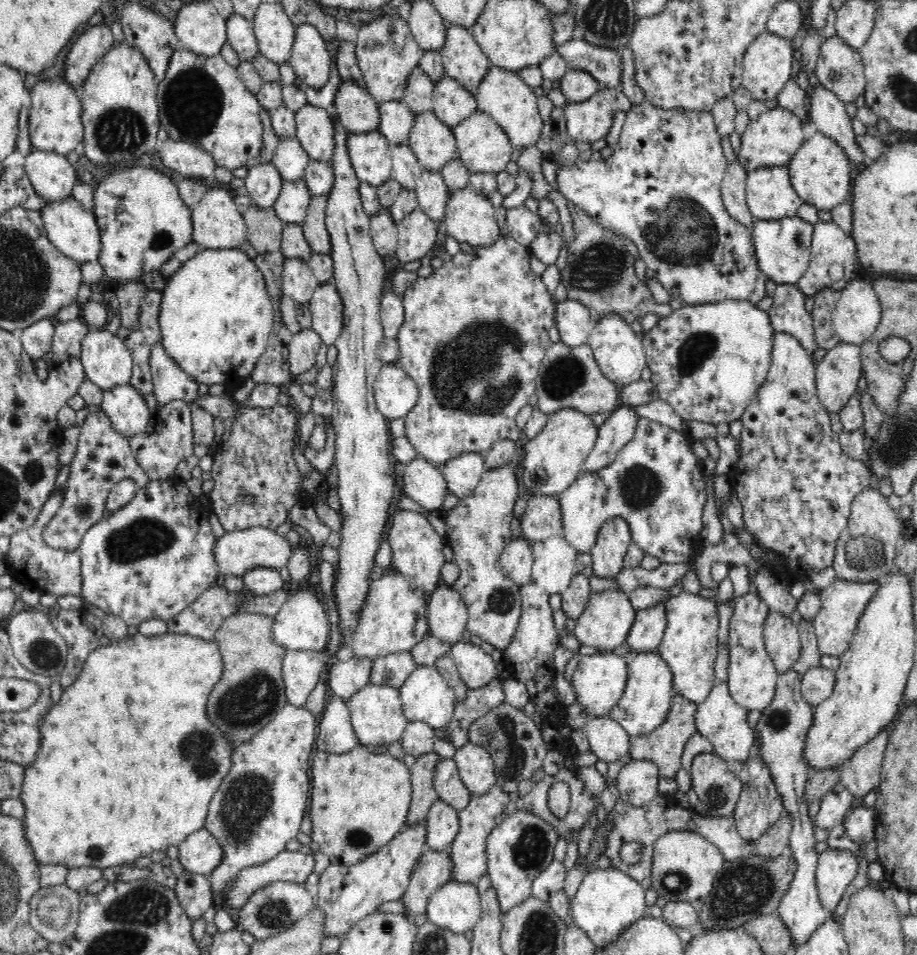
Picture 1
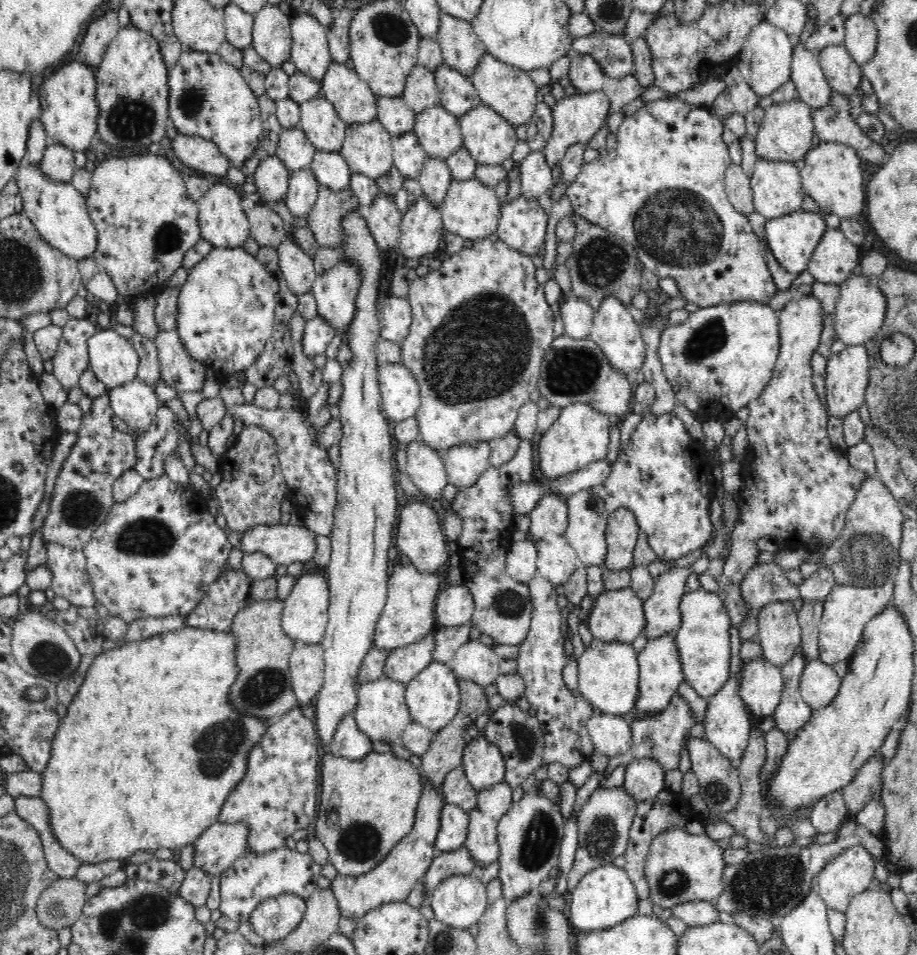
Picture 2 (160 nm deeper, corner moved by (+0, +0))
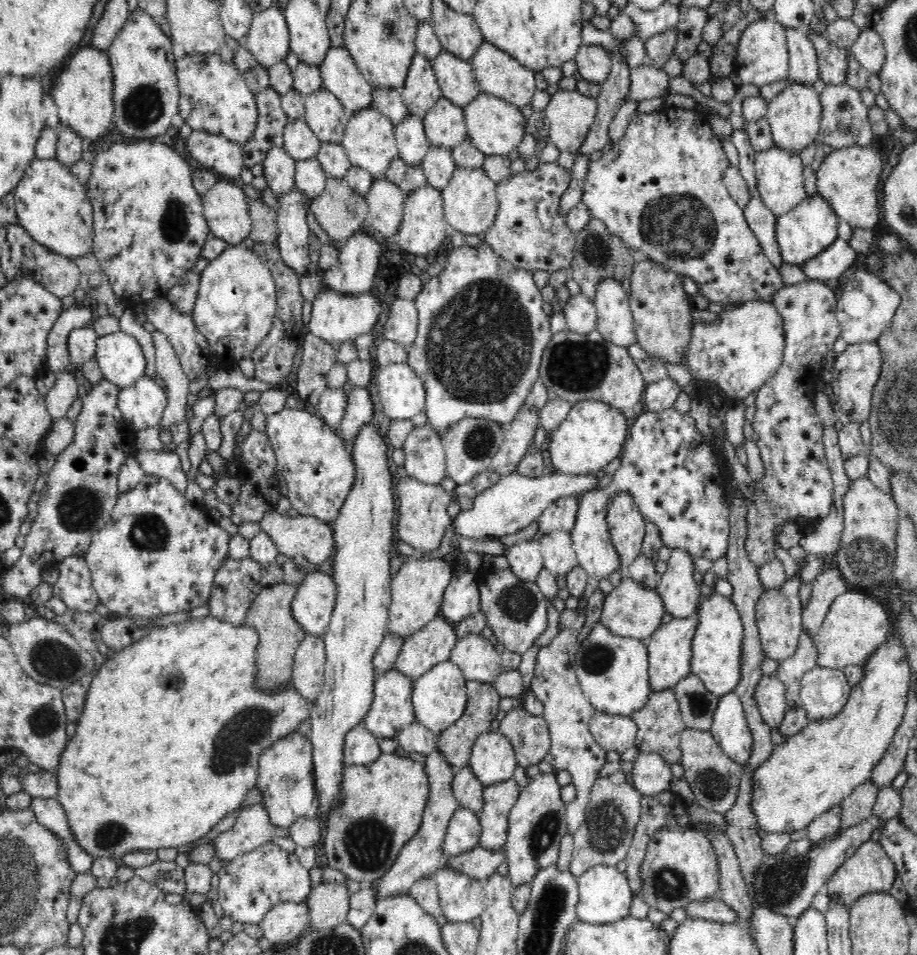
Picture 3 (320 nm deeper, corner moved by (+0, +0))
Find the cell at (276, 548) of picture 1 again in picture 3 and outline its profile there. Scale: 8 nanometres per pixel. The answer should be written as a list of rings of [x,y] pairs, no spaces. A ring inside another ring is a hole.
[[[276,510],[268,512],[260,521],[261,531],[274,542],[278,553],[285,555],[286,560],[300,555],[312,565],[320,565],[324,561],[332,560],[336,553],[333,528],[315,516],[298,515],[290,518],[288,514],[278,514]]]

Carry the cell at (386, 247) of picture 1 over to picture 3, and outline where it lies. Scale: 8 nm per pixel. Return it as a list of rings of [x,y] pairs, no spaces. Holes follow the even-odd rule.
[[[384,176],[374,177],[373,180],[372,188],[364,197],[368,208],[367,223],[379,232],[381,237],[390,239],[400,228],[406,194]]]

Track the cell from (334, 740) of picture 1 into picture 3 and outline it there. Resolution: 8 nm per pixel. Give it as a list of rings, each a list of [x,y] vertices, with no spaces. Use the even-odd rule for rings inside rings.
[[[358,724],[344,736],[343,762],[355,765],[368,765],[383,752],[378,740],[363,724]]]

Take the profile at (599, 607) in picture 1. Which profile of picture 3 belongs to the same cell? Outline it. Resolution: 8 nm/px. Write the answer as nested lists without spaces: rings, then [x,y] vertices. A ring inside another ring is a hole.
[[[624,575],[620,585],[605,596],[600,621],[616,636],[644,641],[662,624],[662,616],[664,616],[662,597],[655,590],[646,590],[638,582]]]

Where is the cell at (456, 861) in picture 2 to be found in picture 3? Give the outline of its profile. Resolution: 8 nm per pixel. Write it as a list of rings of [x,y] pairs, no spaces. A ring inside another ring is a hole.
[[[478,846],[468,852],[458,854],[458,856],[448,857],[444,866],[483,882],[496,873],[496,868],[504,861],[506,861],[504,847],[492,850]]]

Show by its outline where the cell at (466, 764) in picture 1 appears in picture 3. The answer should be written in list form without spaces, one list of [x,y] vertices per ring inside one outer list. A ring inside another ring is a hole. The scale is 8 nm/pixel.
[[[502,731],[482,733],[472,746],[469,765],[485,788],[512,778],[517,764],[510,739]]]

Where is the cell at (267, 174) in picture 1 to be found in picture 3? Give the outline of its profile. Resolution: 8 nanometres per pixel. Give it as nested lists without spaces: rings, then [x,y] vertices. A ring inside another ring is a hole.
[[[273,146],[268,150],[262,165],[267,186],[274,194],[280,196],[296,188],[296,159],[292,158],[283,146]]]

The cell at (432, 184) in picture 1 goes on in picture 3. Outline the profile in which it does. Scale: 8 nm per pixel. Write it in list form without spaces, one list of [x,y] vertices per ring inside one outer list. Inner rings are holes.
[[[430,145],[421,162],[427,184],[438,190],[448,186],[453,173],[457,170],[451,149]]]

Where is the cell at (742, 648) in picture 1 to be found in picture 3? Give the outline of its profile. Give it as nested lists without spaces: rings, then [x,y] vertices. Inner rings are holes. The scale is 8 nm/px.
[[[762,674],[754,690],[754,698],[764,722],[770,728],[778,728],[788,705],[784,683],[776,675]]]

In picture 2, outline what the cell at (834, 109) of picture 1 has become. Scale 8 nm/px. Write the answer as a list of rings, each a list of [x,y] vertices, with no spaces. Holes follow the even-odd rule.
[[[794,38],[790,79],[798,91],[799,98],[813,111],[826,108],[833,92],[824,77],[817,56],[816,52],[807,50],[805,44]]]

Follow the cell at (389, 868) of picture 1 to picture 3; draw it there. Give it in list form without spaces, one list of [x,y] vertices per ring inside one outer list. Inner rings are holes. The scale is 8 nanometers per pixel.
[[[438,749],[426,757],[424,771],[428,775],[429,796],[426,806],[424,806],[424,814],[420,828],[416,830],[416,834],[406,842],[398,850],[398,856],[392,866],[382,874],[382,878],[378,878],[376,882],[368,883],[368,886],[374,887],[376,891],[376,900],[380,897],[387,897],[397,894],[406,894],[416,880],[434,876],[435,872],[444,867],[447,855],[444,854],[443,842],[446,836],[446,830],[452,814],[459,809],[458,801],[454,797],[452,791],[452,778],[454,778],[456,768],[446,762],[444,755]]]

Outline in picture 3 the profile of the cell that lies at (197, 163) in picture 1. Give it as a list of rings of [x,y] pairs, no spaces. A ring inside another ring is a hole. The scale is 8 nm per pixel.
[[[192,131],[186,144],[200,168],[212,169],[230,178],[240,177],[244,171],[243,150],[234,141],[204,131]]]

